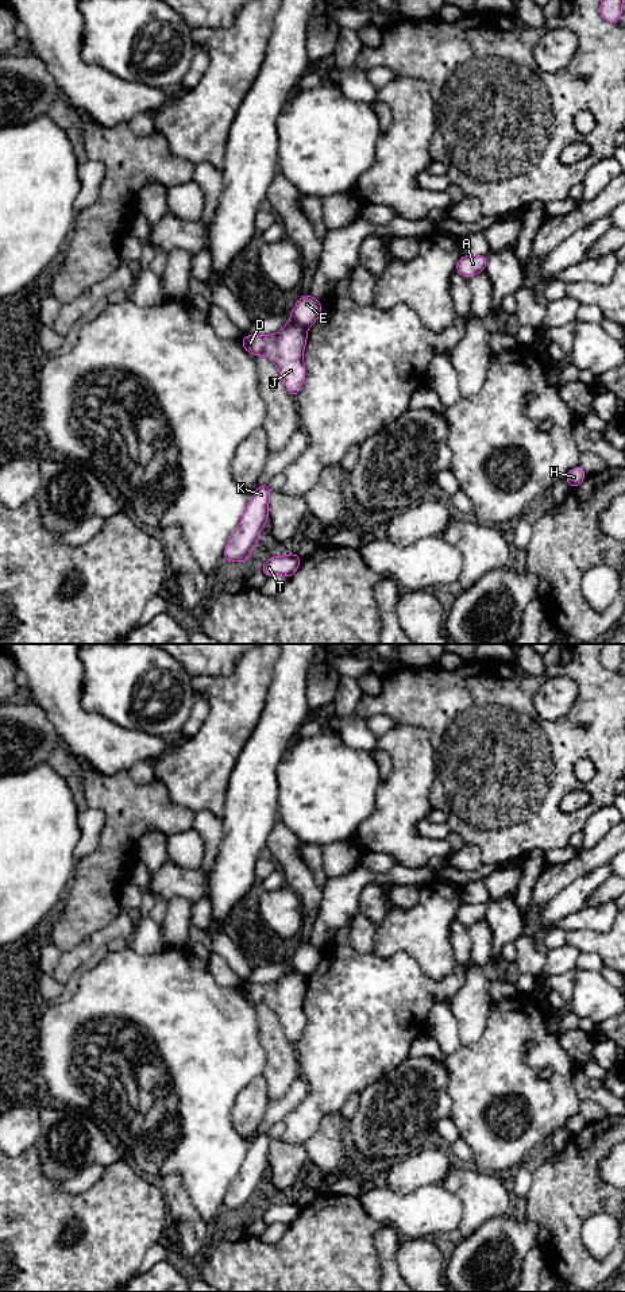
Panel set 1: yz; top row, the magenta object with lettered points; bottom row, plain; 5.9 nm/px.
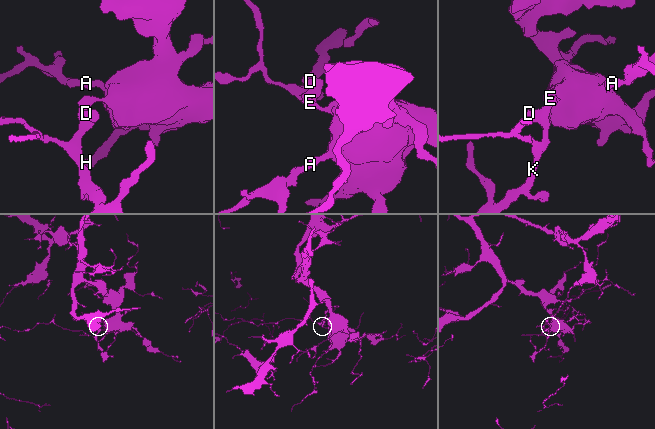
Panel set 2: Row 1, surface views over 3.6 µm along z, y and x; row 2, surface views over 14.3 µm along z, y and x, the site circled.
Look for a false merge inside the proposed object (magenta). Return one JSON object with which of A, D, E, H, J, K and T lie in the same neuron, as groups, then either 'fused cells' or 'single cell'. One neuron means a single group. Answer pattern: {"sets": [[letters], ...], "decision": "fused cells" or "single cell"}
{"sets": [["A", "E", "H"], ["D", "J", "K", "T"]], "decision": "fused cells"}

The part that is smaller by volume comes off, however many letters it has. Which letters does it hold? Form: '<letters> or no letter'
D, J, K, T

